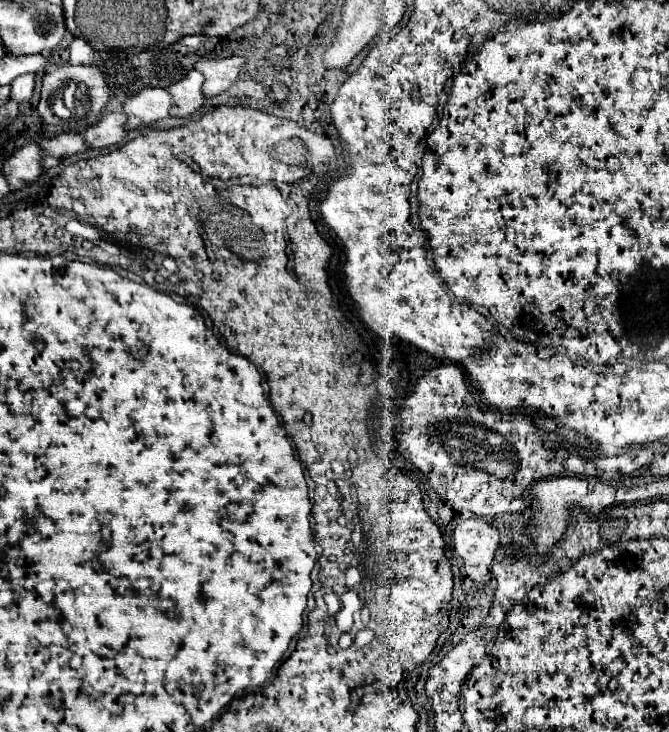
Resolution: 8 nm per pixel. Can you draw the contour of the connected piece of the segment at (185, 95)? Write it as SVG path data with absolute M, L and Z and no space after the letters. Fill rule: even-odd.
M198 70L188 72L188 76L166 90L176 98L176 106L172 108L172 116L176 118L192 118L206 104L206 96L202 92L204 76Z

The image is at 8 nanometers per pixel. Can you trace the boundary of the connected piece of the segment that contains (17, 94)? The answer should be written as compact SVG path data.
M26 74L20 76L12 82L12 90L10 90L10 100L14 100L16 104L26 104L32 98L32 88L34 88L34 76Z

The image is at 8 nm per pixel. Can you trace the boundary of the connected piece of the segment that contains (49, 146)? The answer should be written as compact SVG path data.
M60 134L56 138L44 138L38 144L44 150L46 168L56 168L62 158L82 154L88 150L88 144L80 134Z

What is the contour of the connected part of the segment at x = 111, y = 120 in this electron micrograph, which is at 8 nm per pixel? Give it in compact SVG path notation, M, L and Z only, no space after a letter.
M124 112L104 114L96 126L90 126L84 132L84 138L88 138L90 148L118 146L126 138L126 122L128 122L128 116Z

